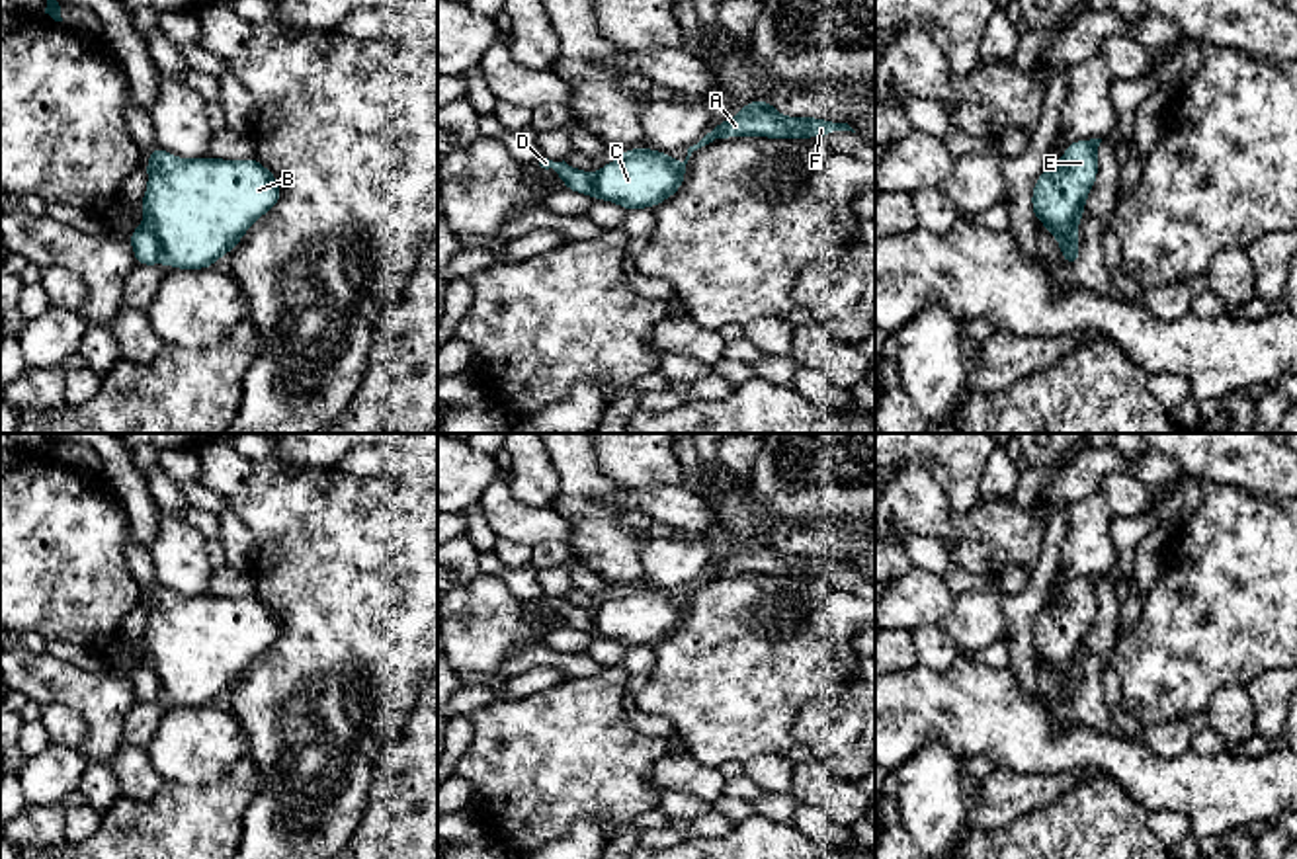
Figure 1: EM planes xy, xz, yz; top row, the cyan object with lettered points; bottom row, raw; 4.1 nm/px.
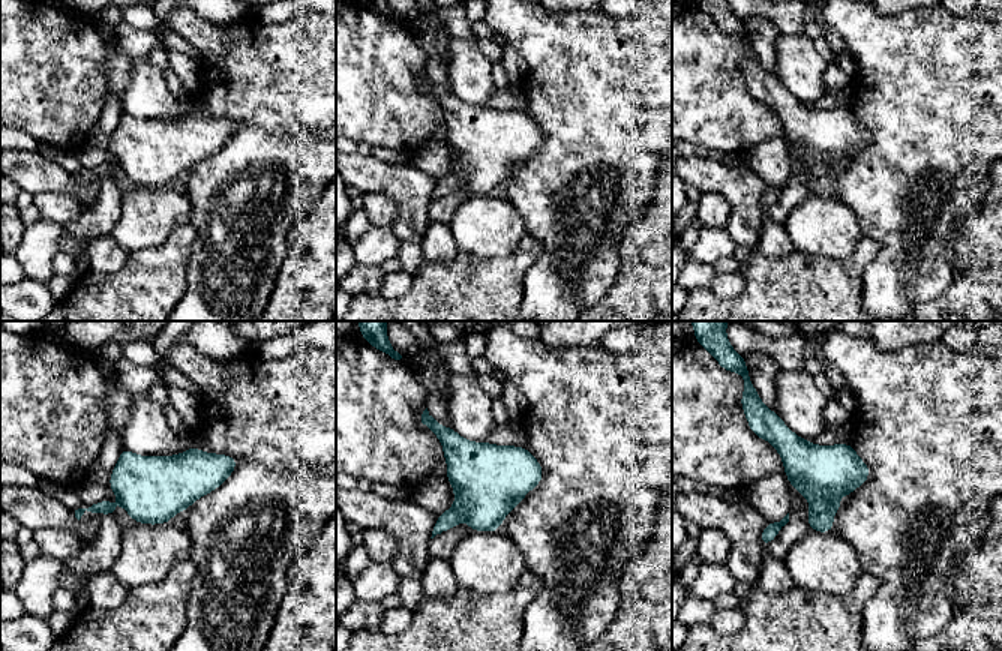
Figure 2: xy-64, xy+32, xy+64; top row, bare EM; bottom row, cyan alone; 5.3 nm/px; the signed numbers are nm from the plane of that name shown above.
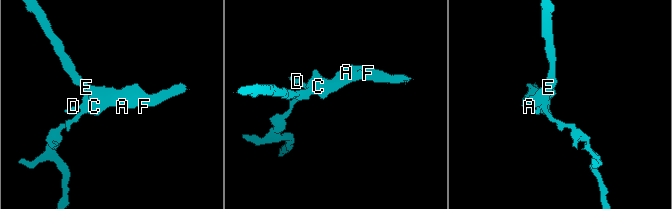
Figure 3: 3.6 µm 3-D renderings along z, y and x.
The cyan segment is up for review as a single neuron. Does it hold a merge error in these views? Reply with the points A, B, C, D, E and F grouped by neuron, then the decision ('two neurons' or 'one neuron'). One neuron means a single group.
A B C E F / D; two neurons

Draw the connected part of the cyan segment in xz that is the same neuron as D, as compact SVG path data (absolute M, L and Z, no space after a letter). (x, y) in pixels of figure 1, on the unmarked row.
M541 595L539 603L545 607L553 605L565 619L566 627L594 634L594 613L590 609L576 607L568 603L565 597L553 599L549 595Z

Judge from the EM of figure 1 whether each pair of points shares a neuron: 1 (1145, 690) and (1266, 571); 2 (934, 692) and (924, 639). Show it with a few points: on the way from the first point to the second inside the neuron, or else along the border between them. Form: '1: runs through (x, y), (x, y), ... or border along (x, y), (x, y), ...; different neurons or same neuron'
1: runs through (1165, 654), (1213, 625), (1231, 606); same neuron
2: border along (962, 654), (944, 670), (919, 664); different neurons

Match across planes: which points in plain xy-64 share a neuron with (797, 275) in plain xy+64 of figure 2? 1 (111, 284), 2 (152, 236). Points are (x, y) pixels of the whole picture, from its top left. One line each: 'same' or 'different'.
1: same
2: different

